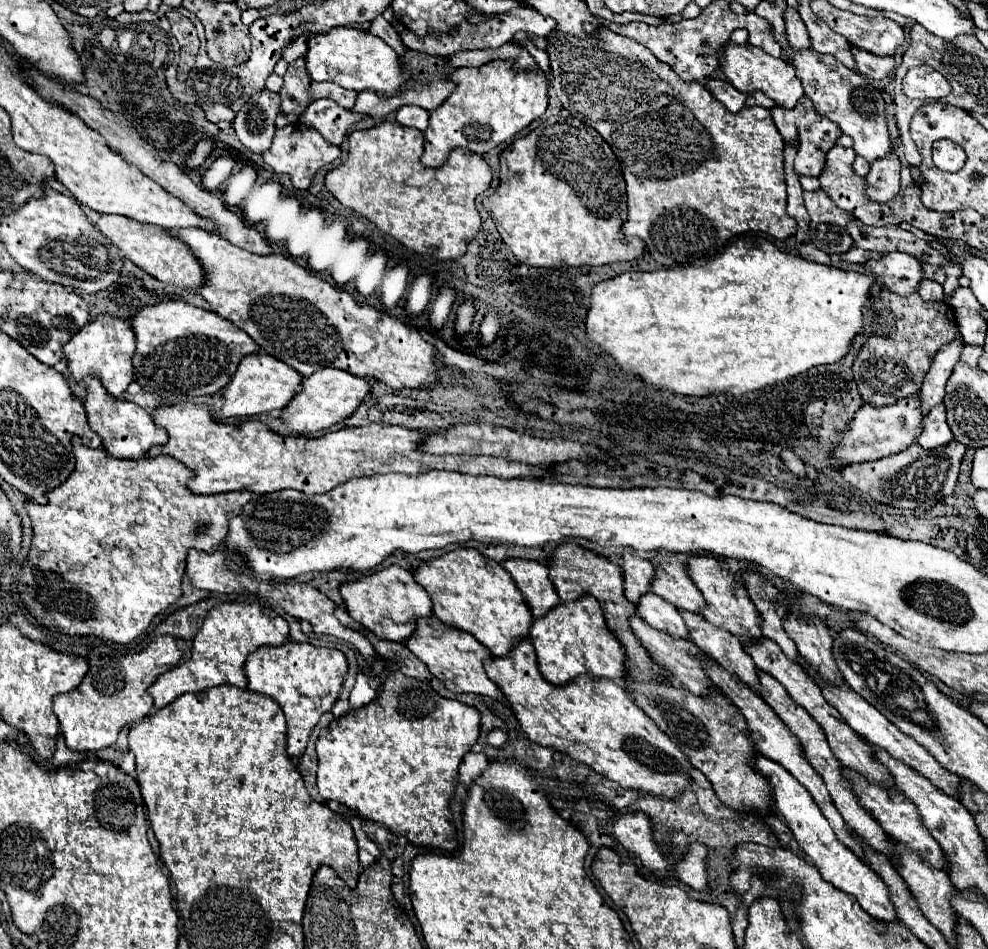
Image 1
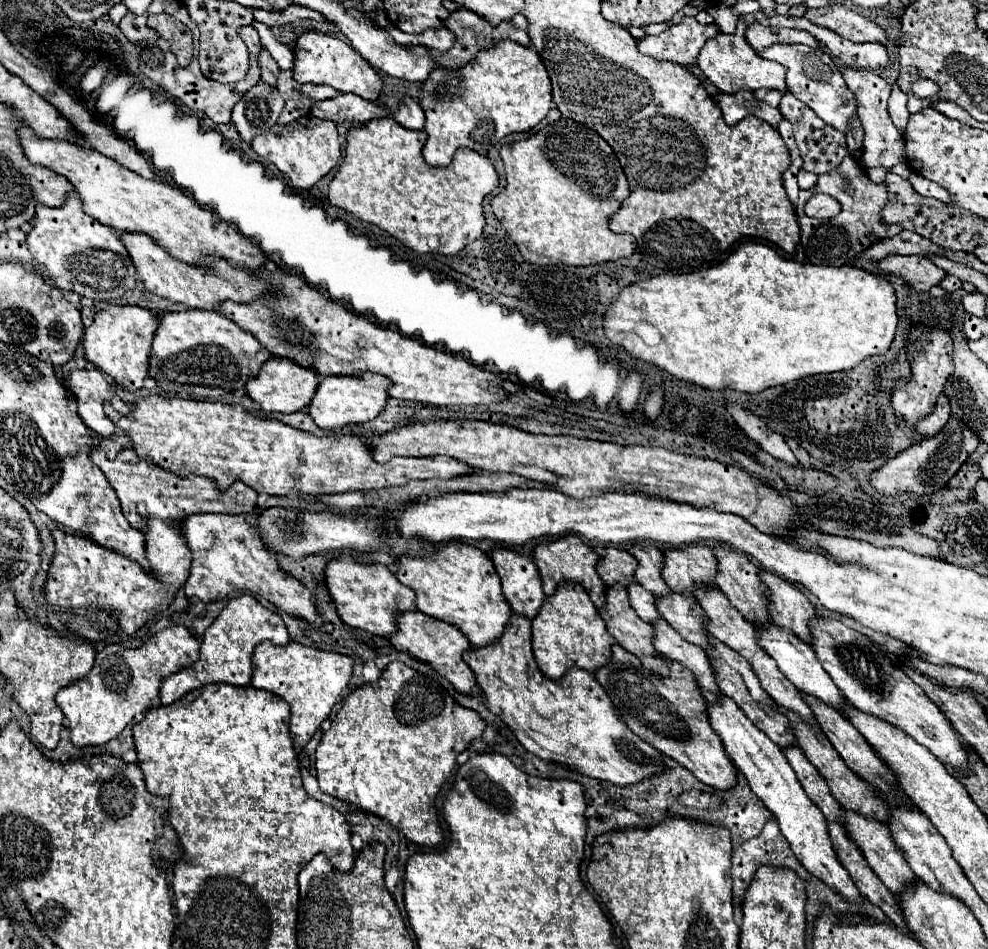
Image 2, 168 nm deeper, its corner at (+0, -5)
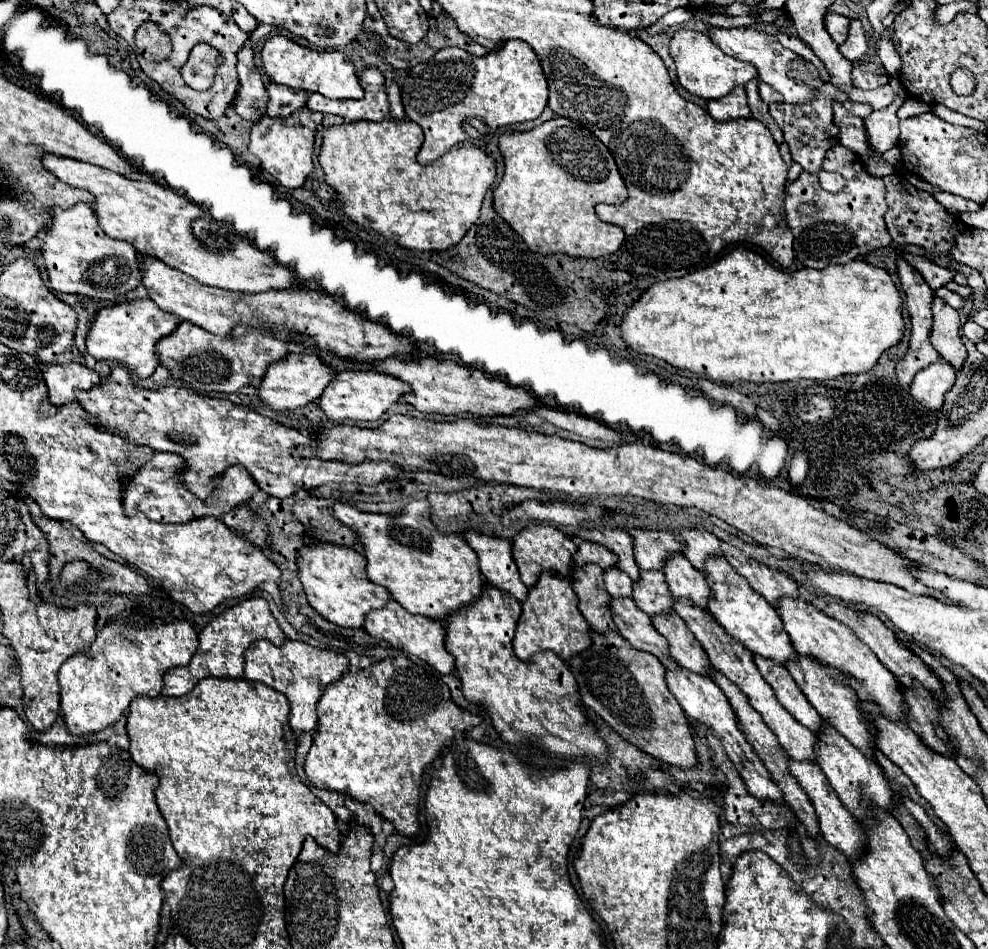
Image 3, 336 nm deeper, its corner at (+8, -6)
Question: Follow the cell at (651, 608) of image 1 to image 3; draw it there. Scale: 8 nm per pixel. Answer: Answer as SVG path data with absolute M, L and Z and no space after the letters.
M617 566L603 570L603 582L605 582L607 592L613 598L631 596L631 592L633 592L633 580L629 580L629 576L625 572L621 572Z

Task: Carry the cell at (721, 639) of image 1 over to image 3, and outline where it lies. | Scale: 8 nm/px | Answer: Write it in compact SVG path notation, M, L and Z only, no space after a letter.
M641 570L641 580L633 582L631 598L651 618L657 614L667 614L667 610L671 610L673 604L673 596L665 584L663 572Z

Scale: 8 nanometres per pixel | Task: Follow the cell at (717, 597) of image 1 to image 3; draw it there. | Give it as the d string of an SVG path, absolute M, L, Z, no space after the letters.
M631 528L627 532L633 536L633 552L641 570L663 570L665 558L675 552L681 552L679 540L667 530Z

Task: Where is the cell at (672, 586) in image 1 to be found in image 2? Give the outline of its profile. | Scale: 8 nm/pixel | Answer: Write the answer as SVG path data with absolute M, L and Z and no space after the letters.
M645 543L631 545L627 551L639 561L639 567L635 571L635 581L641 587L651 591L655 597L671 595L669 585L665 583L665 579L661 575L663 563L665 563L663 551L659 547L655 547L655 545L645 545Z

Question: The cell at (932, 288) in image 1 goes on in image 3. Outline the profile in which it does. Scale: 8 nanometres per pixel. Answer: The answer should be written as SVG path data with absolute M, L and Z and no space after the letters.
M945 286L943 288L939 288L939 290L935 290L935 294L939 296L939 298L943 298L949 306L953 306L955 310L963 310L965 308L965 300L959 296L959 294L955 294L955 292L951 292L951 290L947 290Z

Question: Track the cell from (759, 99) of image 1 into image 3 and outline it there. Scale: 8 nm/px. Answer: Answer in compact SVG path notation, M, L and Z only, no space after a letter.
M759 82L759 94L761 94L761 100L765 104L773 104L773 102L781 102L781 94L773 88L769 88L769 84L765 82Z

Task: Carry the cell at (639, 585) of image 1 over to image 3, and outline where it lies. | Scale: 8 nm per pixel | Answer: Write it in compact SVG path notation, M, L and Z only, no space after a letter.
M581 542L575 556L573 556L573 562L575 564L585 564L585 562L593 562L593 564L599 564L601 568L611 568L617 564L615 560L617 556L609 552L609 548L601 546L601 544L595 544L595 542Z

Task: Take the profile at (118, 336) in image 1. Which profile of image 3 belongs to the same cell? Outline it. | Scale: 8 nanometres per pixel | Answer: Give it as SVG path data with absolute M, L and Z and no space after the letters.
M149 298L107 306L101 308L95 316L95 322L87 336L87 350L97 360L111 358L117 364L123 364L129 370L133 370L139 378L149 378L159 366L155 344L161 338L169 336L177 324L181 324L177 316L169 316L169 312L161 312L161 308L157 308L157 304L153 304L153 300Z

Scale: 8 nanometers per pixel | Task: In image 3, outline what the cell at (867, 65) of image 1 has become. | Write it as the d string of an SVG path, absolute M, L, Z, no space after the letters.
M851 20L851 26L849 26L849 36L845 40L845 44L839 46L839 50L847 56L847 60L855 62L855 60L861 60L867 52L867 38L865 38L865 32L863 32L863 26L859 20Z

